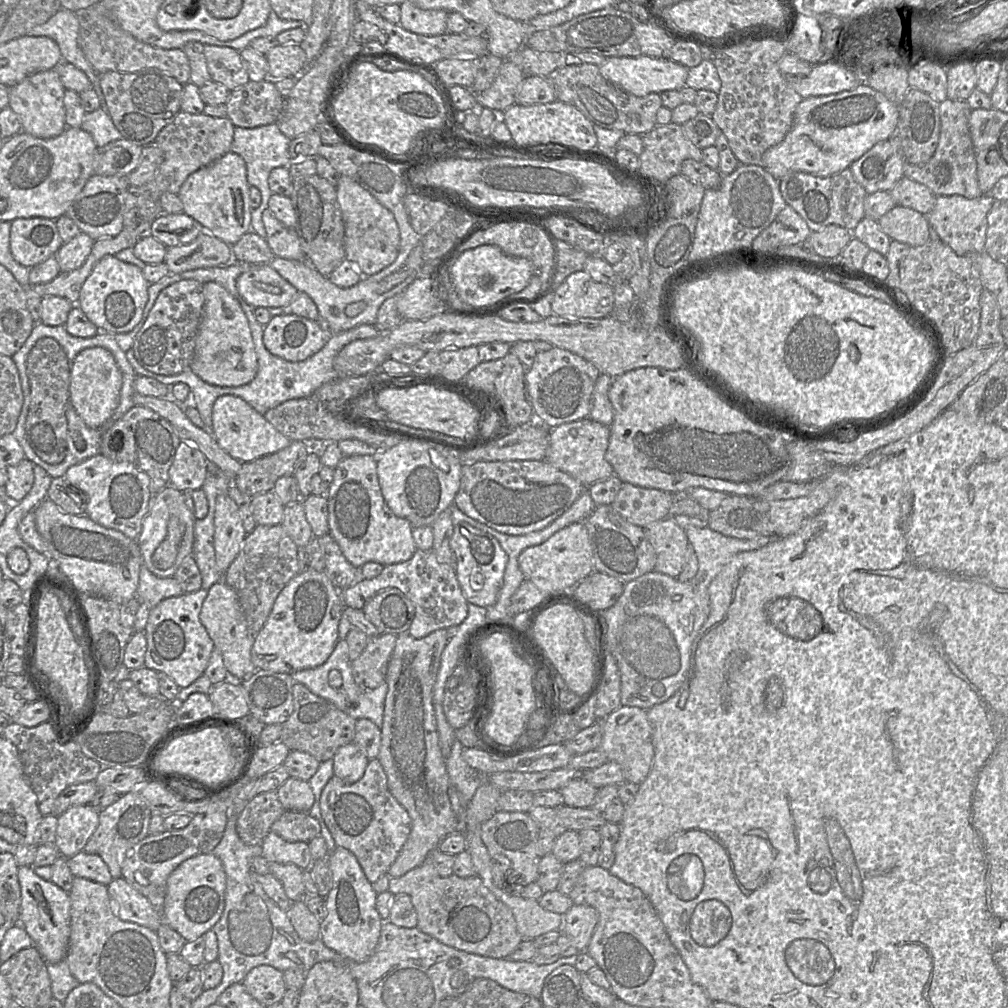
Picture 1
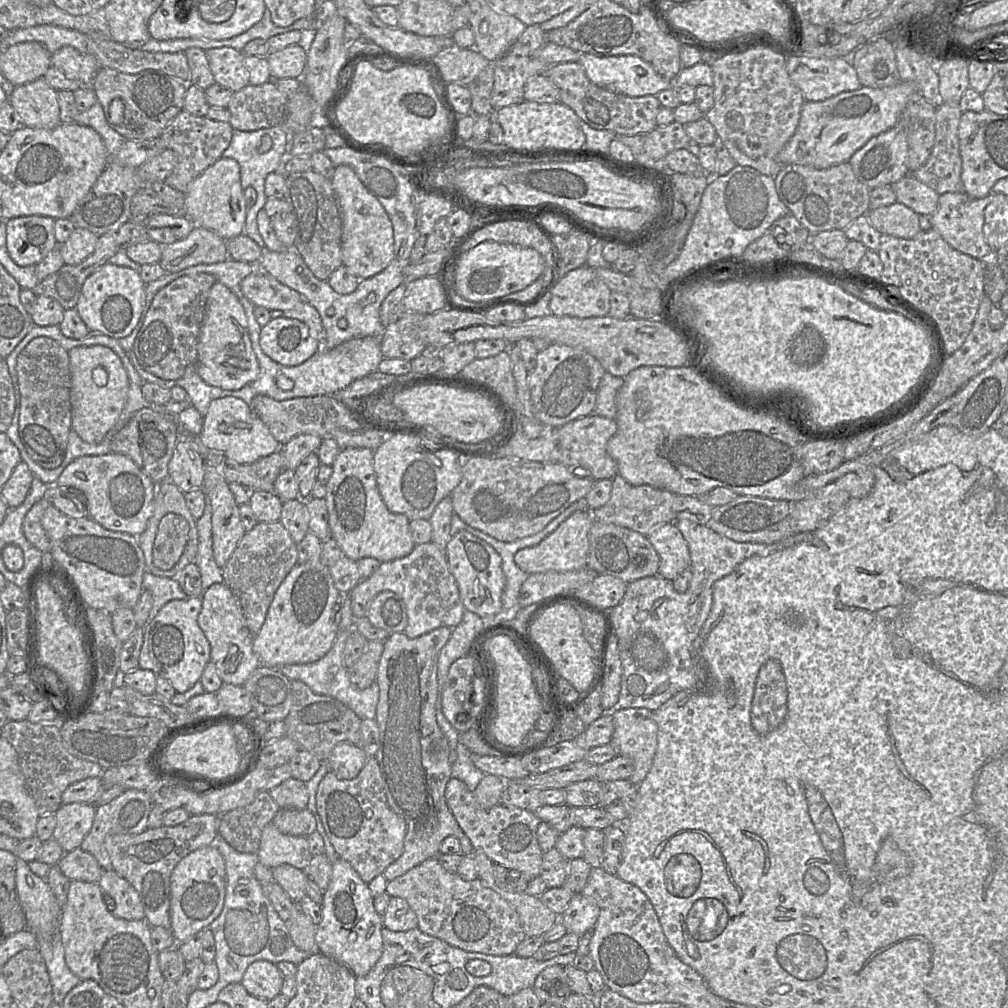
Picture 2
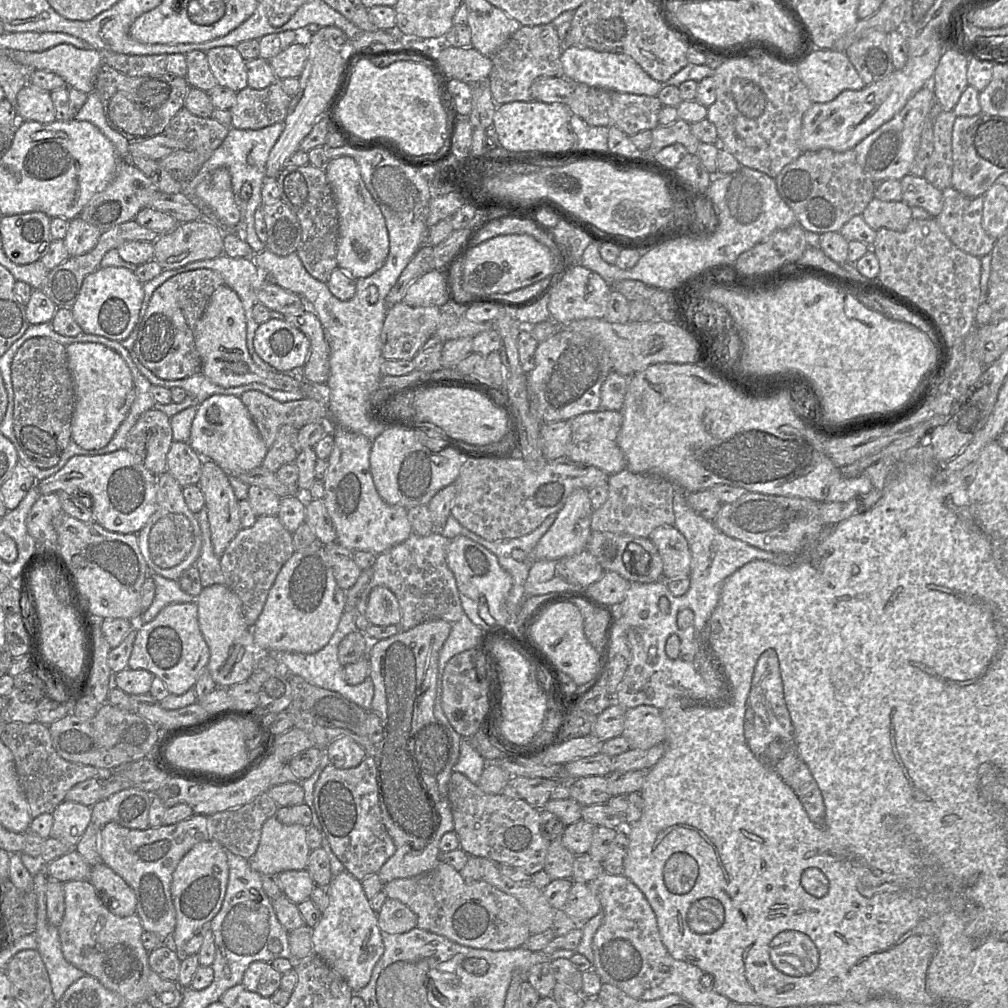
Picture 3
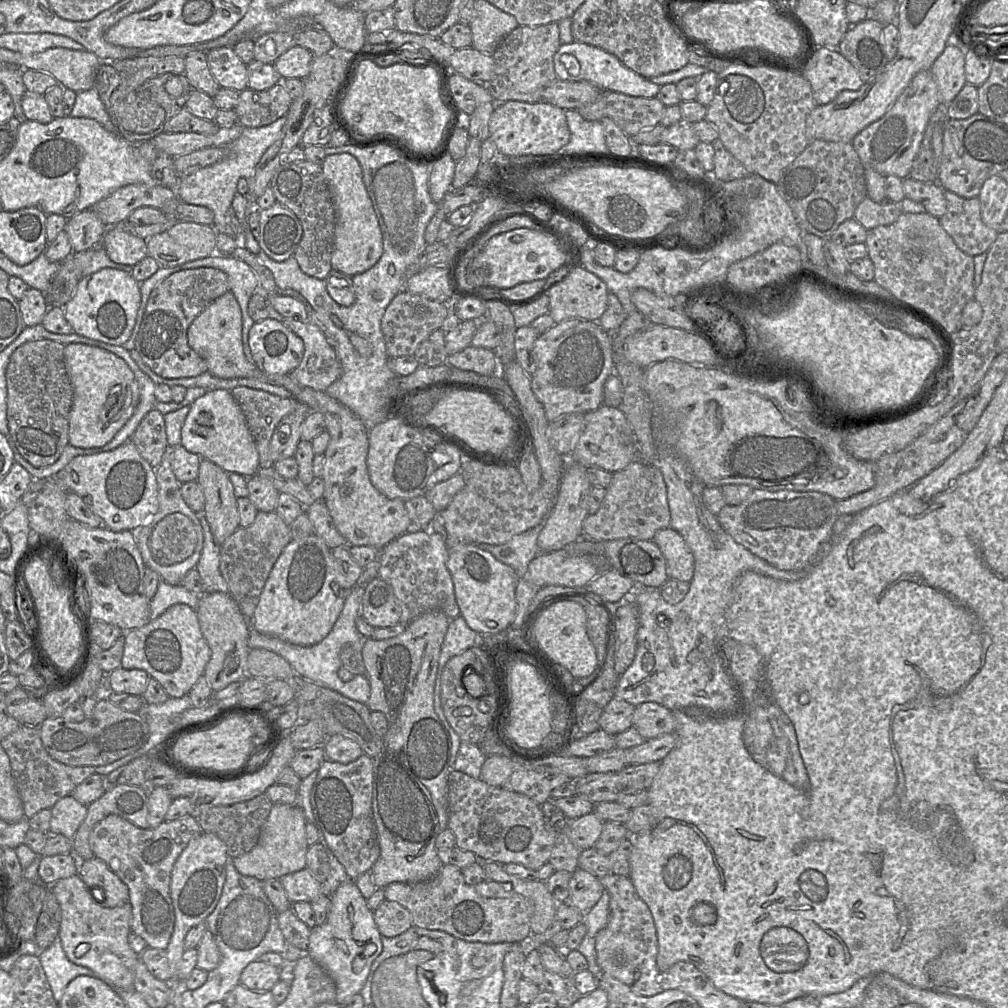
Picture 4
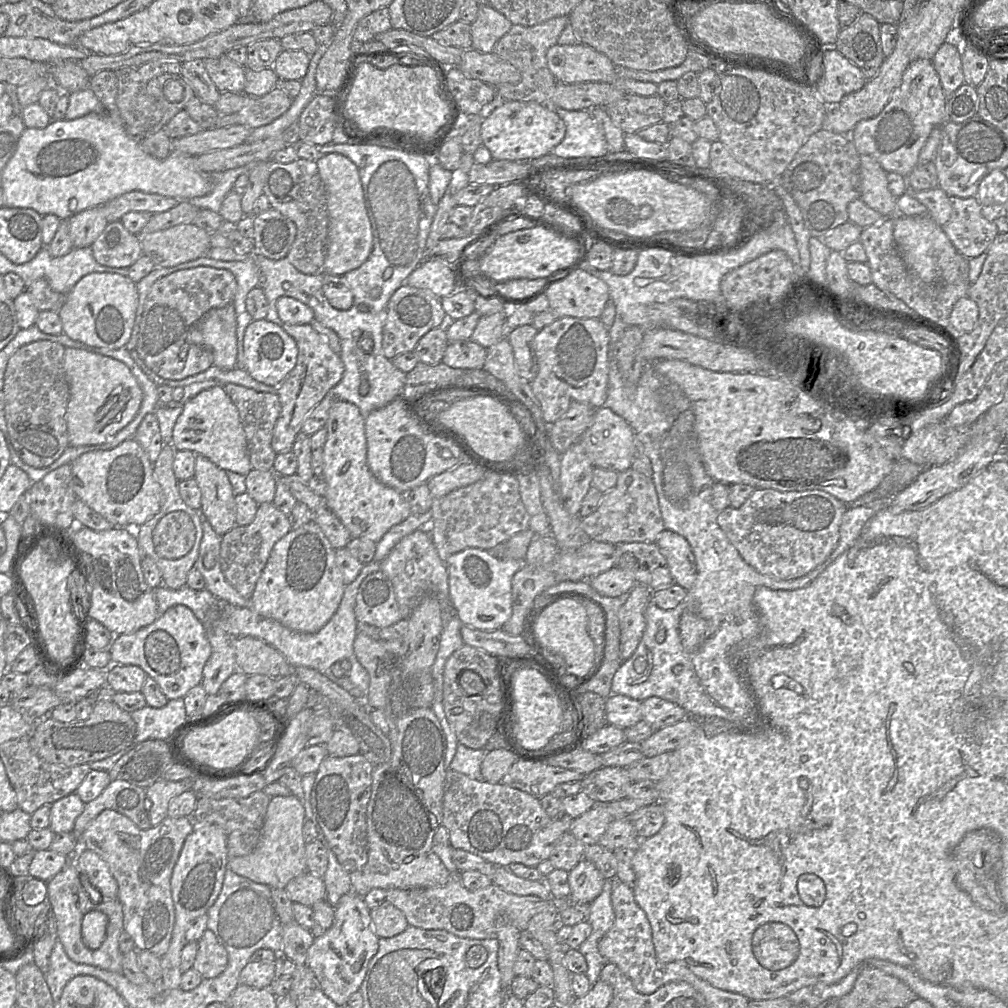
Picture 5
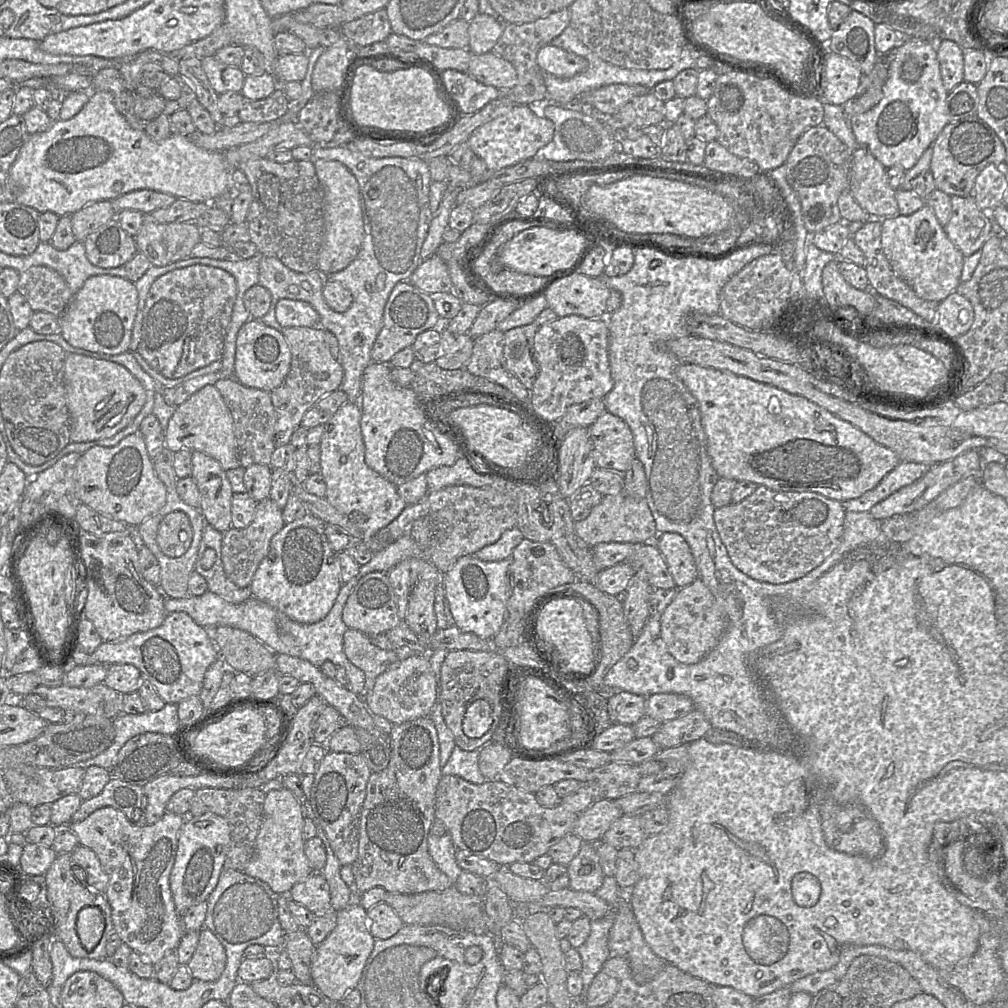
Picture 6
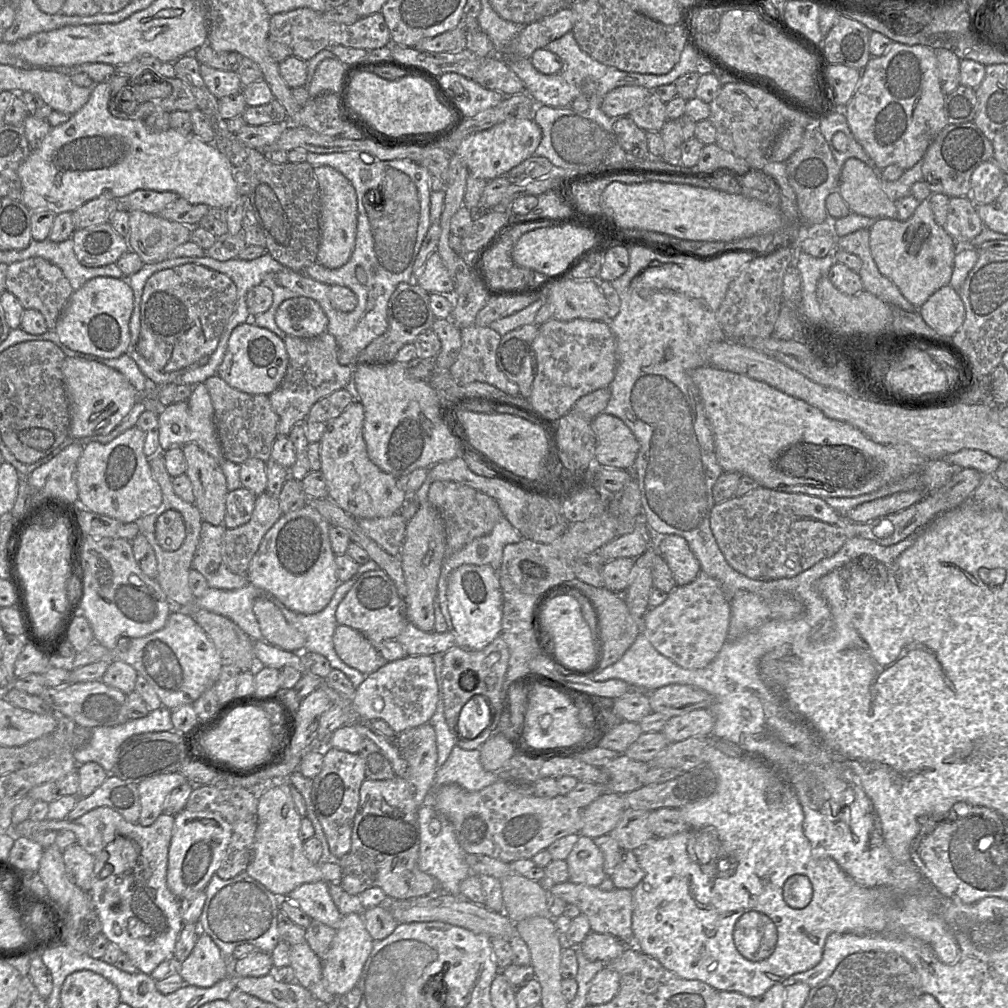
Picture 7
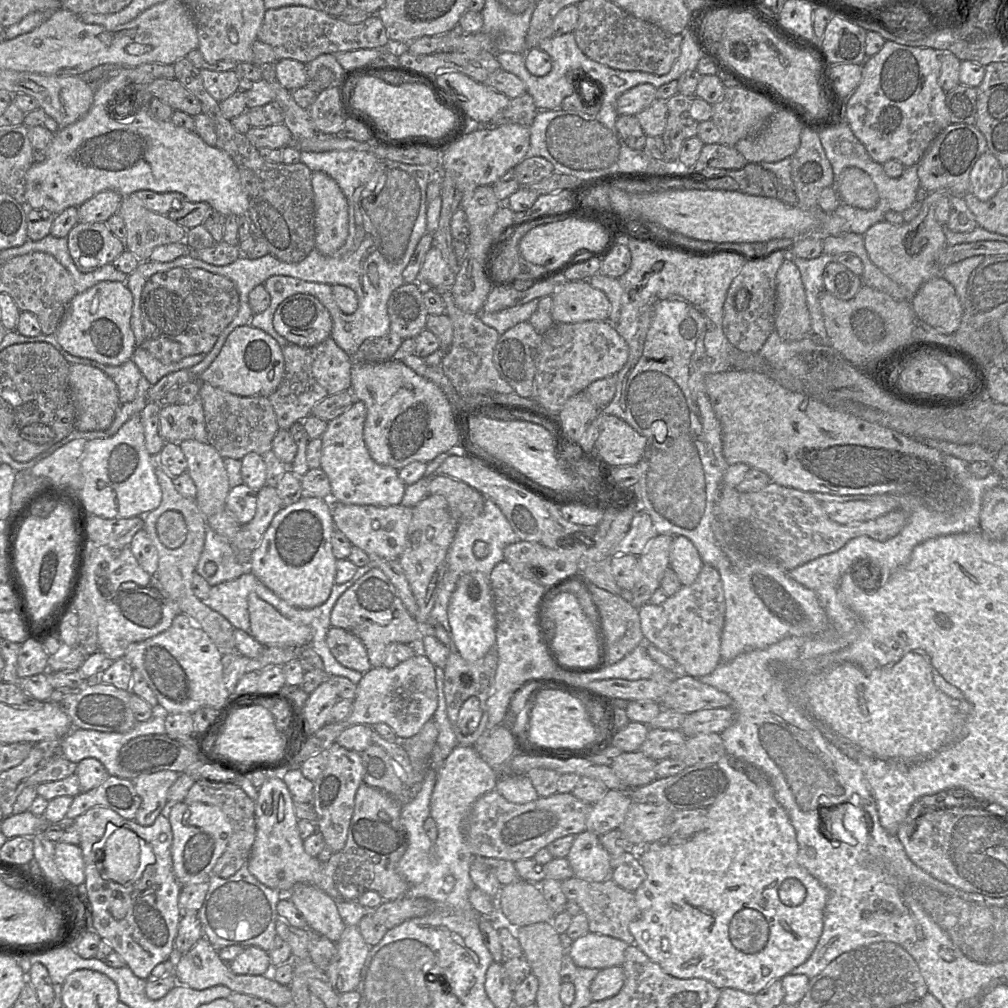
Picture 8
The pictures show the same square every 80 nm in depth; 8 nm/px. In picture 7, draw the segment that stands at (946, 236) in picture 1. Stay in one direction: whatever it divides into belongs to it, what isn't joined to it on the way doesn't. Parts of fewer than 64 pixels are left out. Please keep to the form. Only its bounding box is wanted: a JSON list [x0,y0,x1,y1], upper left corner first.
[944,197,984,246]

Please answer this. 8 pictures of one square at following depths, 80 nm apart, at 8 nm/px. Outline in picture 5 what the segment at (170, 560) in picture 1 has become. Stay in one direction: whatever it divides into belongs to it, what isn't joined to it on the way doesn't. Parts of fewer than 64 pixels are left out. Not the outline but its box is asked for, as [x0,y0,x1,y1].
[152,511,196,560]

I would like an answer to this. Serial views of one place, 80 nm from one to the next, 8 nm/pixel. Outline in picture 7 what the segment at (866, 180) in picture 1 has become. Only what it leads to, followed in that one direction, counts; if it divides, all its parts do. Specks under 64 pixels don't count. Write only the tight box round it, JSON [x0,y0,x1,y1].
[844,42,948,170]

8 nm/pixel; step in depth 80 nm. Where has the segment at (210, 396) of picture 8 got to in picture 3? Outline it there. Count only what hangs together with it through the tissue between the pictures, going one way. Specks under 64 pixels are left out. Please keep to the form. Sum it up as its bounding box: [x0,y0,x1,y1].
[240,390,331,448]

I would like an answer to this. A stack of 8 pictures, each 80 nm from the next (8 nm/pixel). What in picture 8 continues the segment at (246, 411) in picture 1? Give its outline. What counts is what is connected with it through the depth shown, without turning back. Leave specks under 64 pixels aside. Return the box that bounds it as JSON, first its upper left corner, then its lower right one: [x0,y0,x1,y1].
[159,398,208,443]

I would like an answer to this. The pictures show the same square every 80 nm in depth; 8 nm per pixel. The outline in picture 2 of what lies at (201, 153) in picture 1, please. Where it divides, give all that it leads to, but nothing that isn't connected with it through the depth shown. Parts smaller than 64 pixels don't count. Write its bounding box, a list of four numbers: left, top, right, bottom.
[160,110,232,194]

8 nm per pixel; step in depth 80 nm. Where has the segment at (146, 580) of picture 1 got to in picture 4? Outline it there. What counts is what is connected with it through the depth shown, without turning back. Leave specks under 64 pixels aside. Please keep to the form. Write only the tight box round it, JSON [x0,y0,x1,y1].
[150,580,201,620]

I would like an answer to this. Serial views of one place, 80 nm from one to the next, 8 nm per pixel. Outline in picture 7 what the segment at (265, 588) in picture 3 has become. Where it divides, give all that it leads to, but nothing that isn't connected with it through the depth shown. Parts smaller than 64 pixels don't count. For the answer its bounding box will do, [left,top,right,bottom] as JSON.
[221,492,282,575]

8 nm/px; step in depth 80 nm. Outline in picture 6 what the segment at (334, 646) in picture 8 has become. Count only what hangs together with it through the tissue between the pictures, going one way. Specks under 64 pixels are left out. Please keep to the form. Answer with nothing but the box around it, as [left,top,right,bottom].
[343,628,414,693]

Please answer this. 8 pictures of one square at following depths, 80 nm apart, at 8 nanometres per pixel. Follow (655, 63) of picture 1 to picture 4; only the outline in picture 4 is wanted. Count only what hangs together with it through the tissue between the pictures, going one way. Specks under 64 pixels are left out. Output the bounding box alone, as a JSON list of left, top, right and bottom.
[553,43,660,98]

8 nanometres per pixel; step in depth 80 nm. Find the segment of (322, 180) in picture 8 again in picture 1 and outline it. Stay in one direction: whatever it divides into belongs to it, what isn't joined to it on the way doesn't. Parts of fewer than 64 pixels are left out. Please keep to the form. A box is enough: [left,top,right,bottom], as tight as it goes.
[336,176,400,276]

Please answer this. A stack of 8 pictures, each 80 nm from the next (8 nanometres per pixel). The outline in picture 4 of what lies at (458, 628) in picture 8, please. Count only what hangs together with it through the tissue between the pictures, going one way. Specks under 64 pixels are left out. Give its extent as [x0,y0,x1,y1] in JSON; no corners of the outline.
[447,544,519,635]

